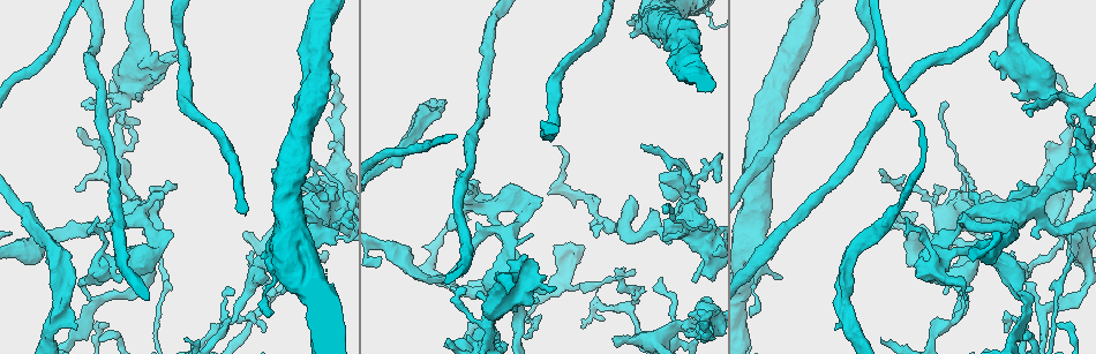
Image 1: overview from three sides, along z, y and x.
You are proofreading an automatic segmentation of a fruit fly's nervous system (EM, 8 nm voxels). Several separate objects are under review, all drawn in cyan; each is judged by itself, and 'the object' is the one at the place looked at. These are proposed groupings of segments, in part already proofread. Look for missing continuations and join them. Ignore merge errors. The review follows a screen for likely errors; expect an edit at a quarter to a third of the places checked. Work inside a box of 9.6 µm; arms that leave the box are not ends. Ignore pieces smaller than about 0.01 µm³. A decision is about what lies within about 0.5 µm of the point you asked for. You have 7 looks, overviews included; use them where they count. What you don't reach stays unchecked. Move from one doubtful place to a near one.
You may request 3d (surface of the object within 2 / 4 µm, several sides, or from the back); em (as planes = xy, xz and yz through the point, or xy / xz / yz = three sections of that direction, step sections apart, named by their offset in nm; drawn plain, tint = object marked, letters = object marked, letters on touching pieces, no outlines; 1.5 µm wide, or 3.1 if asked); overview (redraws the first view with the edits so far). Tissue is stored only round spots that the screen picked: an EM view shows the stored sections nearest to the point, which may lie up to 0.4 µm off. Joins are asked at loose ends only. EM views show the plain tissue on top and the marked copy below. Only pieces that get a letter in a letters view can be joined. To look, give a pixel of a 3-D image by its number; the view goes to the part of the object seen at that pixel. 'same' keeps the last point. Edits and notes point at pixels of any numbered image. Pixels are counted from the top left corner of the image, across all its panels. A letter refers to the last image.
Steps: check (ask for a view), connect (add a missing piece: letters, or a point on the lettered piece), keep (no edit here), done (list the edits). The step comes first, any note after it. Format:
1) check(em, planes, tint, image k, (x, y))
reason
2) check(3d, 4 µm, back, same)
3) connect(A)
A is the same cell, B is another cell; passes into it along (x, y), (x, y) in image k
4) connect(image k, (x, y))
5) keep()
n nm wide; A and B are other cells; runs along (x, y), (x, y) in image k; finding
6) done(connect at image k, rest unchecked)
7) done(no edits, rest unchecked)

check(3d, 2 µm, image 1, (74, 329))
branch stops here

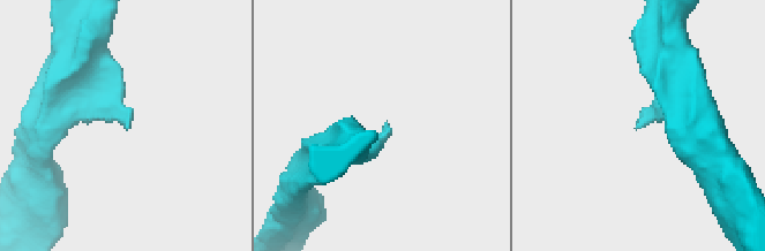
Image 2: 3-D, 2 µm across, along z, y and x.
check(em, yz, step 8, tint, image 2, (640, 124))

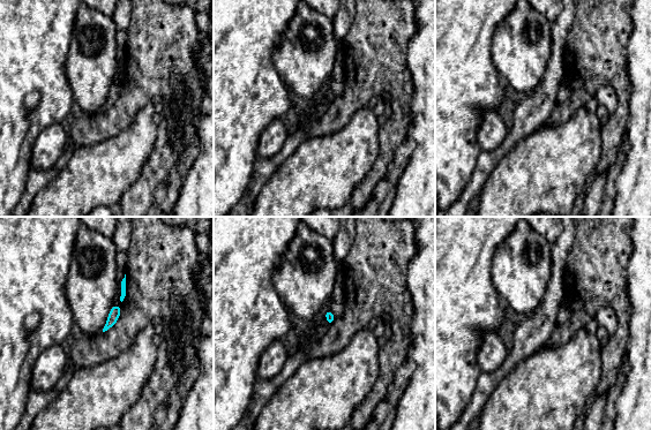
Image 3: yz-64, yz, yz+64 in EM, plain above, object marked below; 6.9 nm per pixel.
check(em, yz, step 8, letters, same)

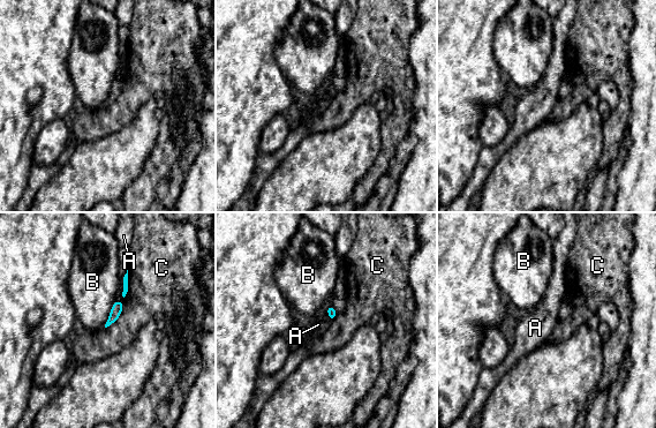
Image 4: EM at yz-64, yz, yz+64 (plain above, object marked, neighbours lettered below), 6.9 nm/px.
keep()
A, B and C are other cells; border along (330, 303), (326, 309), (331, 321) in image 4; no lettered piece goes on from it

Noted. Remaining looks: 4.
check(em, yz, step 8, letters, image 1, (666, 238))
an open end

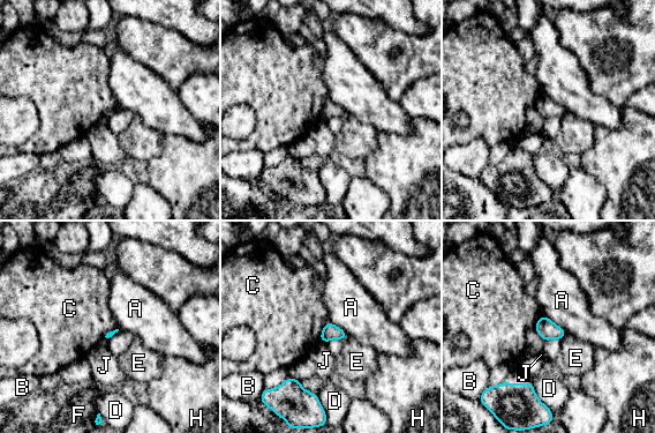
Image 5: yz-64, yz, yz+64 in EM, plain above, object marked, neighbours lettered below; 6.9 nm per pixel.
check(em, planes, letters, same)

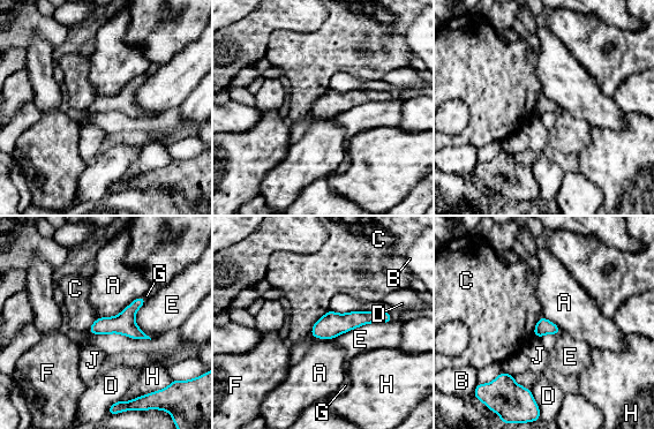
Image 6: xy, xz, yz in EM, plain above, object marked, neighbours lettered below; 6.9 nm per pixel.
keep()
E touches over 420 nm; A, B, C, D, E, F, G, H and J are other cells; runs along (388, 317), (354, 318), (314, 332) in image 6; none of them fits

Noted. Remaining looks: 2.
check(3d, 4 µm, image 1, (662, 183))
free end

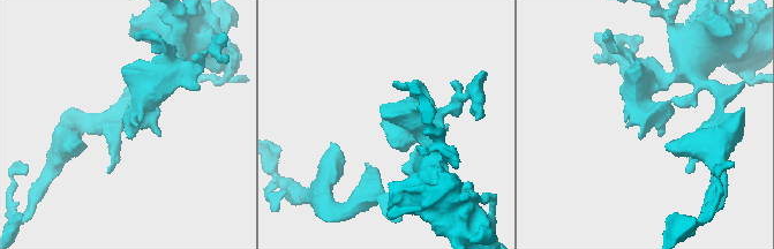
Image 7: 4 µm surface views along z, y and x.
check(em, planes, letters, image 7, (640, 138))
shape alone is not enough

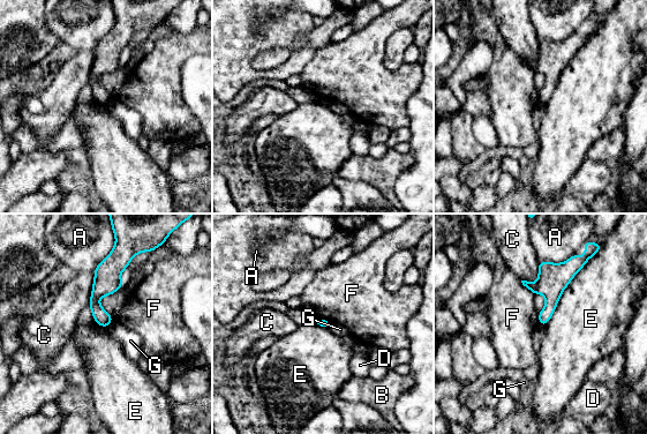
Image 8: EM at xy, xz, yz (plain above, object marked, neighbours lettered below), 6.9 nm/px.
keep()
A, B, C, D, E, F and G are other cells; border along (589, 257), (563, 291), (544, 326) in image 8; no lettered piece goes on from it

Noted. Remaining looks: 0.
done(no edits, rest unchecked)

